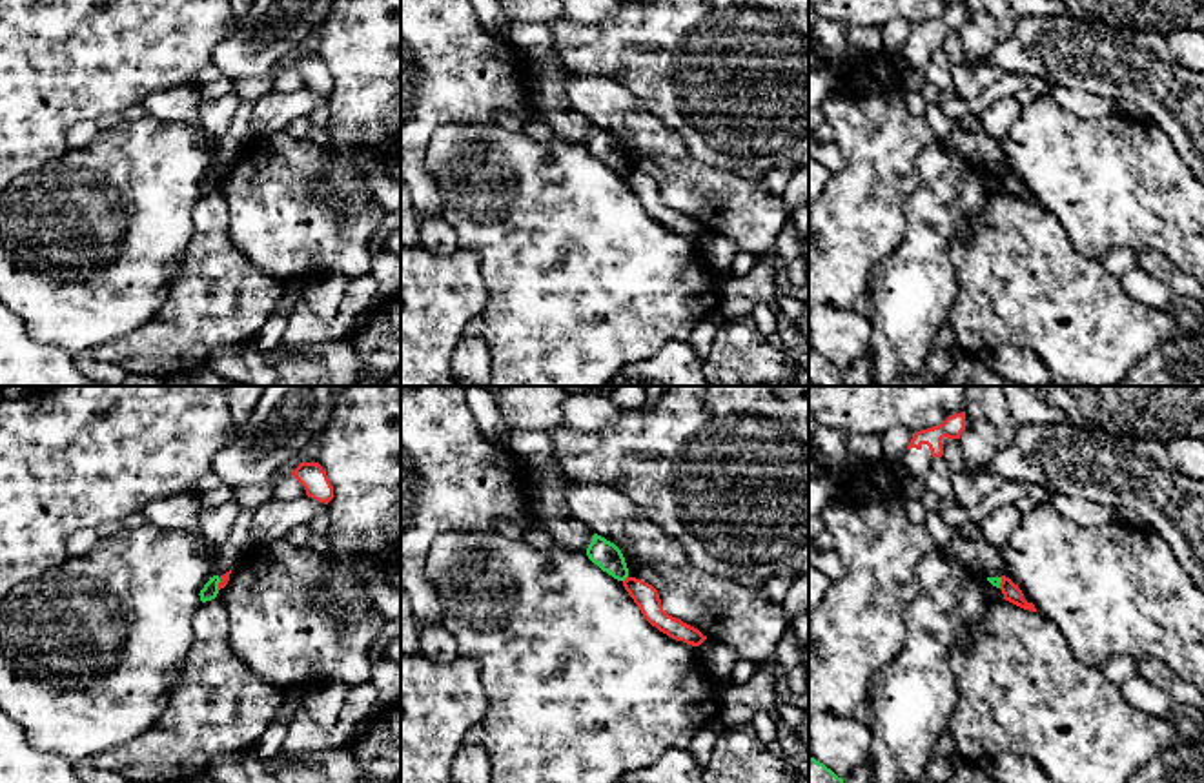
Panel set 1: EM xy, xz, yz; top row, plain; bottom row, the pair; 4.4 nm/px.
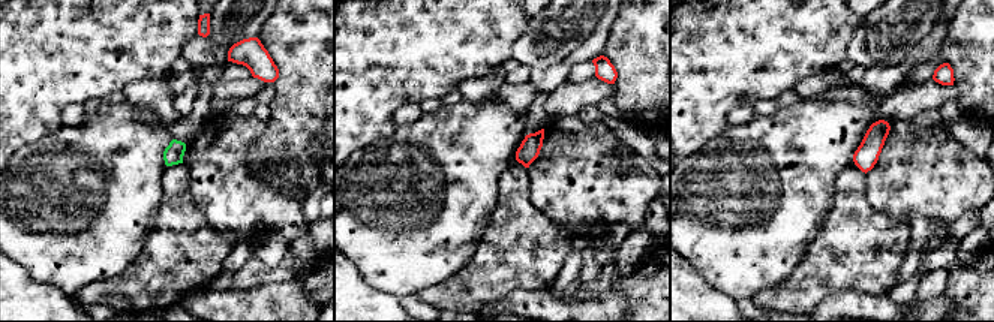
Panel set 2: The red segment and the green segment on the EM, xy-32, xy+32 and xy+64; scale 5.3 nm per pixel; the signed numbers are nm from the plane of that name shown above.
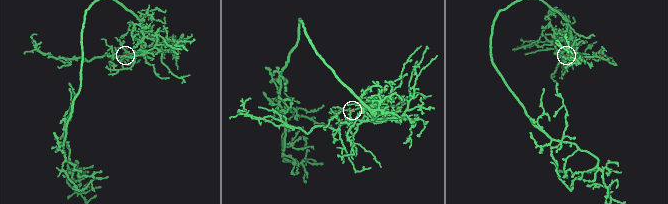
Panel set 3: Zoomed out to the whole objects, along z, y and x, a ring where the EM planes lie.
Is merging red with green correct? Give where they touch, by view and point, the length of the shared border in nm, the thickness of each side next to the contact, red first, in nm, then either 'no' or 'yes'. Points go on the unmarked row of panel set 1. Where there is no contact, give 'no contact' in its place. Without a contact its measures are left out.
meets red in xz at (625, 172); contact 40 nm long; 110 nm thick on the red side, 120 nm on the other; no

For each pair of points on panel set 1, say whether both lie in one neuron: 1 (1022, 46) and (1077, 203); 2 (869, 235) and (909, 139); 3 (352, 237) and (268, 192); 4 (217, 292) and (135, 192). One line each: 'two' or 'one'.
1: two
2: one
3: one
4: two

